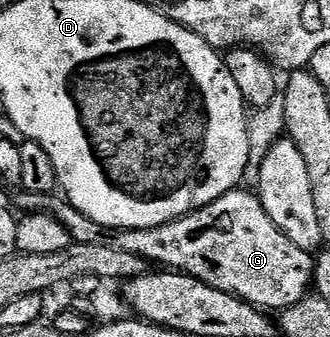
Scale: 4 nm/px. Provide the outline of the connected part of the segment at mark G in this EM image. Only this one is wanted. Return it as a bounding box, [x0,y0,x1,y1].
[16,187,314,311]

